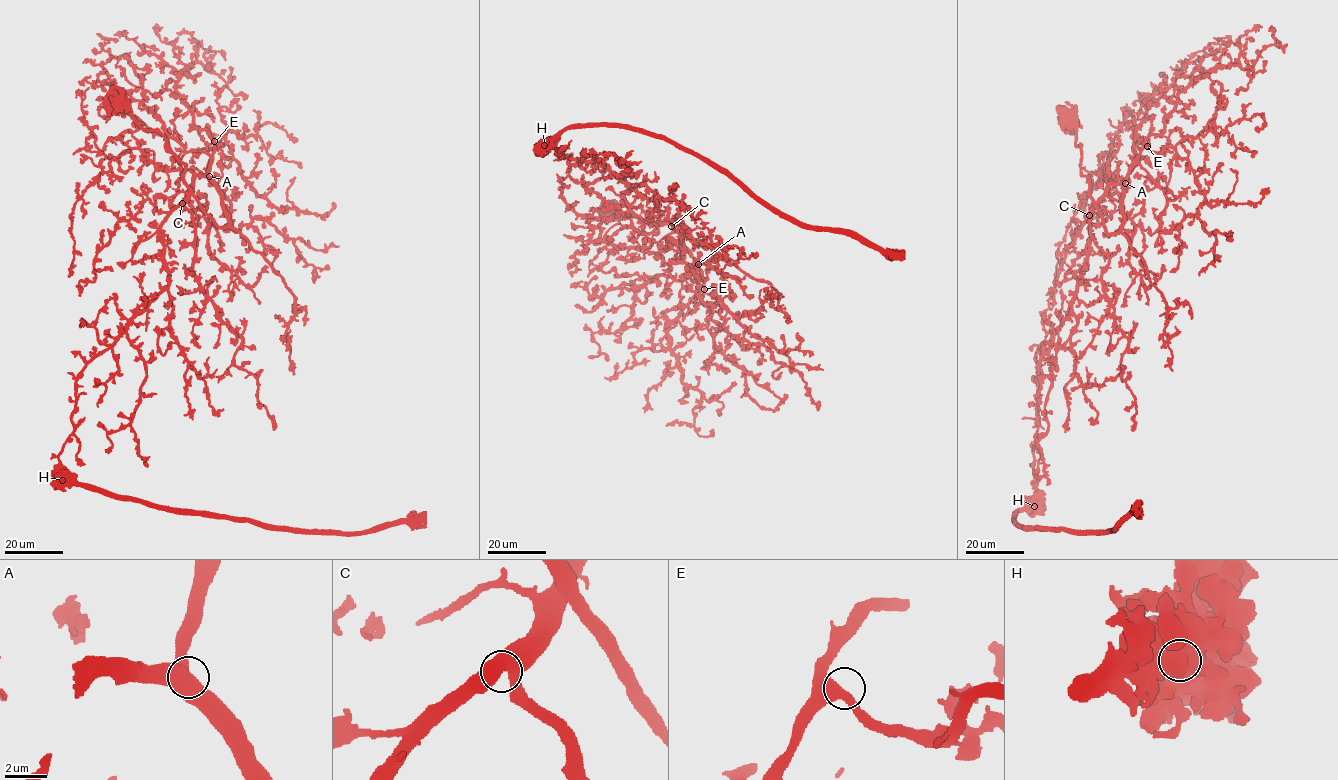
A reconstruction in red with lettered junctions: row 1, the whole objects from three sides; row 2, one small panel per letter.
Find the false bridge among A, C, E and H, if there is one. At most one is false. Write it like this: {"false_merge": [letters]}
{"false_merge": ["H"]}

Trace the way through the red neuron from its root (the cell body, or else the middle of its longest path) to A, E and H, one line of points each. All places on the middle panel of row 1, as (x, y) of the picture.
A: (612, 213), (617, 209), (625, 218), (635, 216), (647, 222), (670, 220), (680, 232), (682, 245), (698, 264)
E: (612, 213), (617, 209), (625, 218), (670, 220), (700, 268), (704, 289)
H: (612, 213), (670, 220), (680, 232), (649, 223), (655, 204), (606, 166), (561, 157), (544, 145)

